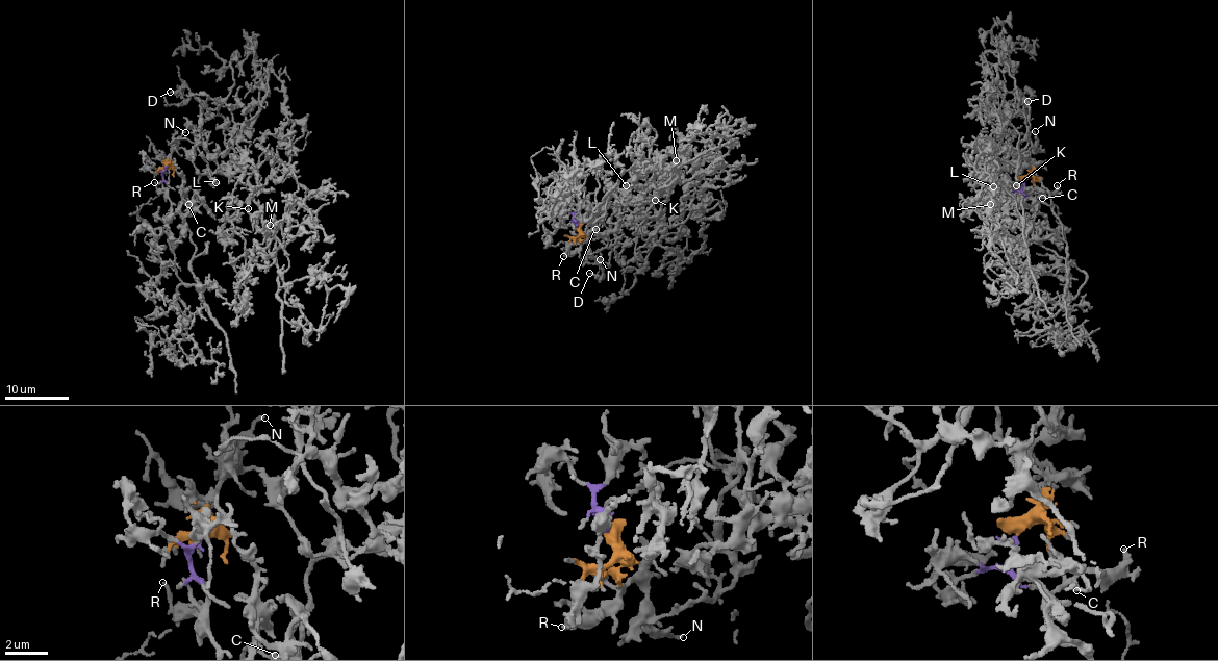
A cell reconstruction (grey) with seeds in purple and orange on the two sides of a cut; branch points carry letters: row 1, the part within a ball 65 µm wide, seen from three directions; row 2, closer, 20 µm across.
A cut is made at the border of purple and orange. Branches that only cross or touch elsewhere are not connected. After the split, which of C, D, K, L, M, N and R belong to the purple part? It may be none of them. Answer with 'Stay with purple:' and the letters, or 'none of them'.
Stay with purple: C, R

